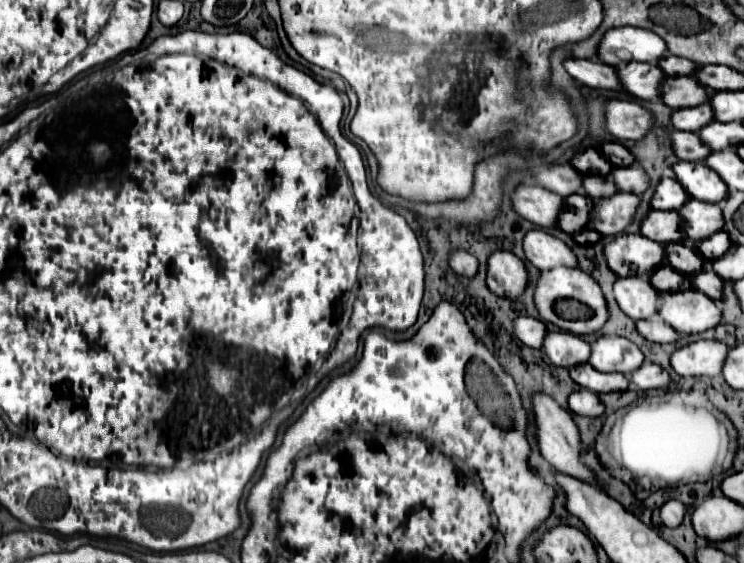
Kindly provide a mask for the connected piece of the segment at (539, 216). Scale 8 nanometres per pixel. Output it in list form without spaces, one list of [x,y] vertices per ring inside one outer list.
[[[519,186],[513,194],[513,206],[517,214],[543,228],[557,226],[563,200],[565,198],[559,194],[549,192],[541,186]]]

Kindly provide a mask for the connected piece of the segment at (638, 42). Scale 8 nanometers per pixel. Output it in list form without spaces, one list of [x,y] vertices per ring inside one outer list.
[[[623,26],[623,28],[613,28],[605,34],[599,46],[599,58],[605,64],[619,68],[625,62],[615,54],[617,50],[627,50],[635,62],[657,64],[657,60],[661,60],[667,54],[667,44],[661,36],[657,38],[653,30]]]

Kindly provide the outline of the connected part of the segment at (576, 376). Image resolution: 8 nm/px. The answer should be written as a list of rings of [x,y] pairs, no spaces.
[[[579,364],[571,368],[573,380],[595,392],[595,394],[603,394],[603,392],[625,392],[629,388],[629,378],[625,374],[605,374],[595,370],[591,364]]]

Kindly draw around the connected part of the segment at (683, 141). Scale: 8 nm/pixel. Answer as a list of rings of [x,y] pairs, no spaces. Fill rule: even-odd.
[[[677,130],[671,134],[671,142],[673,142],[673,150],[675,150],[679,160],[703,162],[713,152],[705,142],[701,142],[701,138],[695,132]]]

